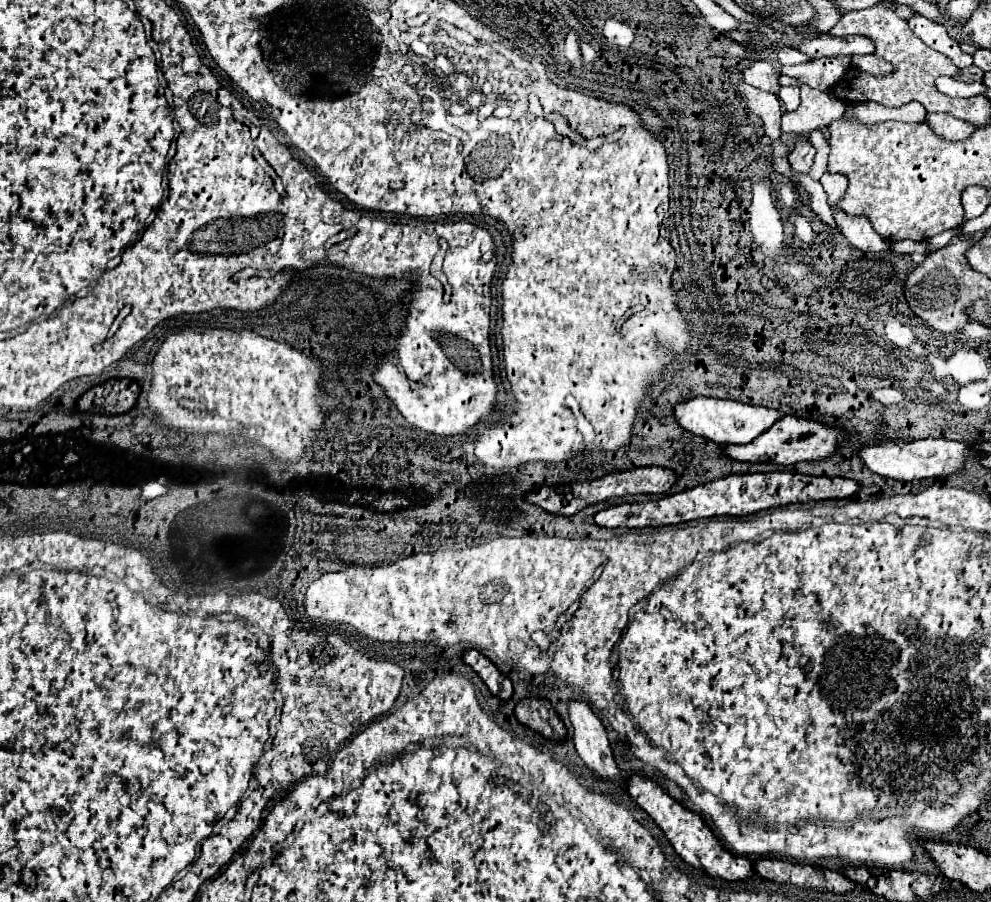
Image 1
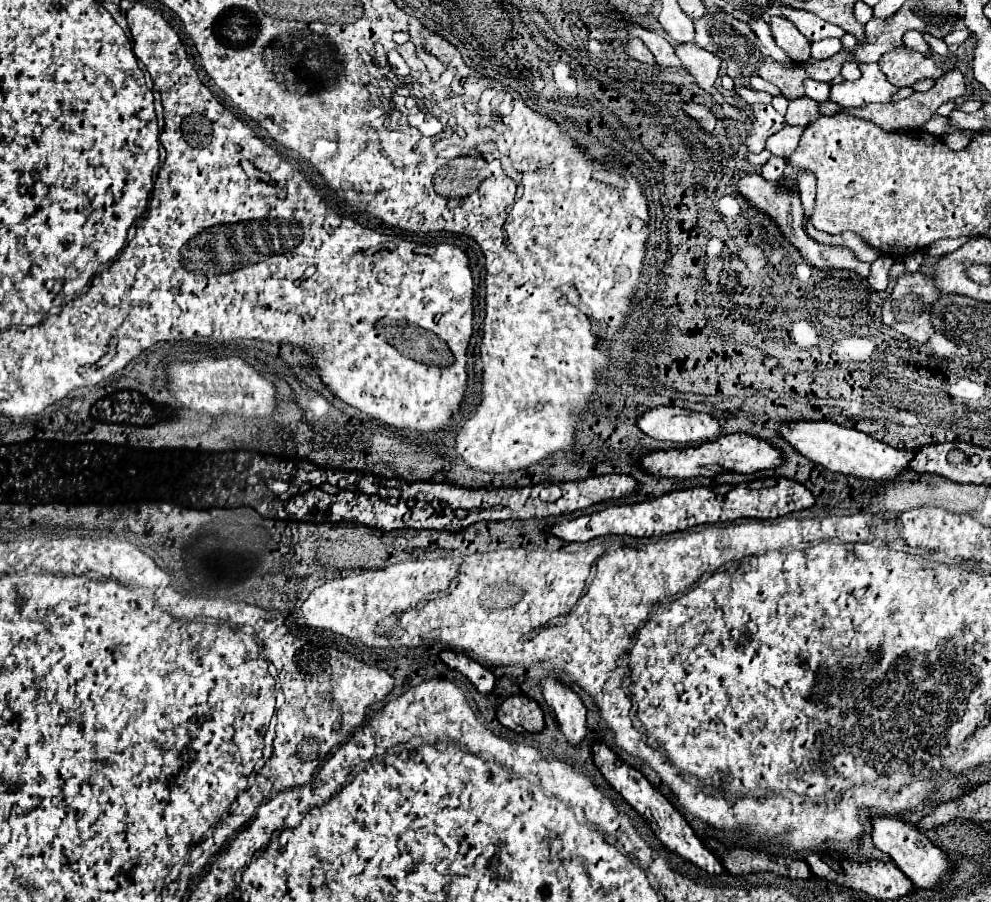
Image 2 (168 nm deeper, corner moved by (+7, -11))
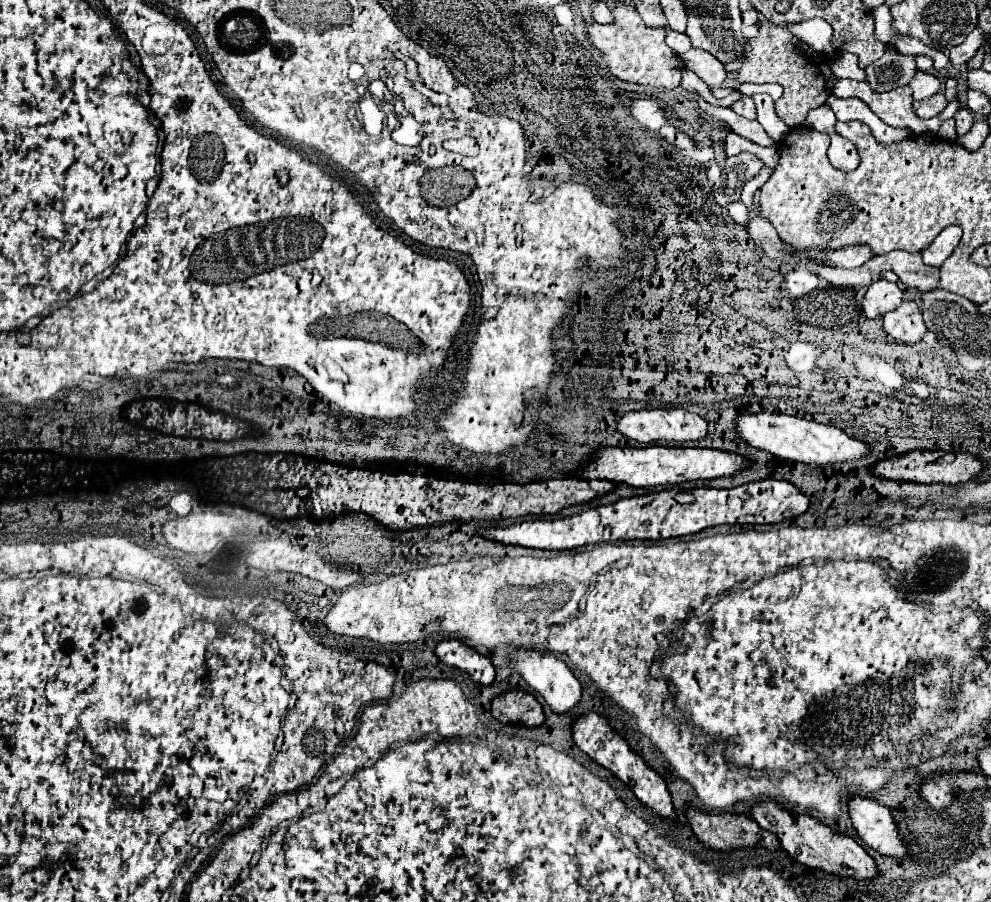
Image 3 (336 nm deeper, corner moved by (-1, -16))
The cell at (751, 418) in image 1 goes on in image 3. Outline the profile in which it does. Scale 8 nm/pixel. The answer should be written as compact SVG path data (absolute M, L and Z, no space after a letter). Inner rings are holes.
M683 408L637 410L627 412L617 420L617 432L643 444L657 440L687 442L703 438L707 434L707 422Z

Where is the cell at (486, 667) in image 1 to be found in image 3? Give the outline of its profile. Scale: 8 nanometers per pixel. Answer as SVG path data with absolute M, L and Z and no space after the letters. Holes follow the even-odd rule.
M443 640L437 644L435 654L449 666L467 672L475 684L489 686L495 680L495 668L491 660L459 640Z

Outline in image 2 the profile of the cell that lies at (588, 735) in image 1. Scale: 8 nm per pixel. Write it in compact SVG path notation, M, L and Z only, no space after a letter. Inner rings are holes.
M553 677L543 679L541 685L543 685L543 697L547 699L547 705L553 711L559 729L567 737L569 745L579 747L587 737L587 719L585 719L587 709L581 703L579 695L569 687L561 685L559 681L555 681Z

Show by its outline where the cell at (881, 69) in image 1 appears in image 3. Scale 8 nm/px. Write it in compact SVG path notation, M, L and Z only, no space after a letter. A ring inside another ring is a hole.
M843 52L831 64L831 70L837 78L851 78L851 80L865 80L865 70L857 68L857 56Z

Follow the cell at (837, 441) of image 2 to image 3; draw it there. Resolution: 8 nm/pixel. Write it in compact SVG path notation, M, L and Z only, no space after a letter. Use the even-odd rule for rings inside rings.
M771 412L739 414L735 420L735 432L737 432L739 440L747 442L753 448L765 450L777 458L805 462L805 464L817 464L817 466L857 460L869 452L867 444L847 436L843 430L839 430L835 426L825 426L825 424L809 422L809 420L803 420L797 416L787 416L787 414L771 414Z

